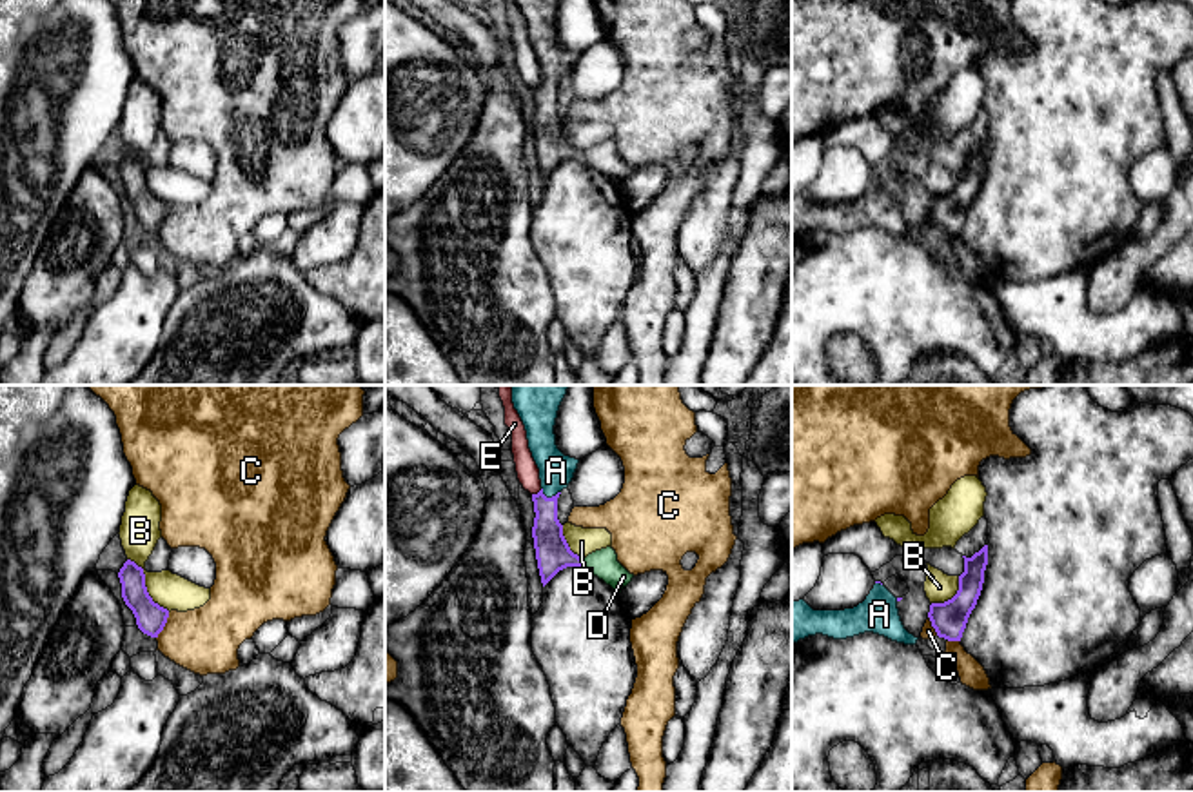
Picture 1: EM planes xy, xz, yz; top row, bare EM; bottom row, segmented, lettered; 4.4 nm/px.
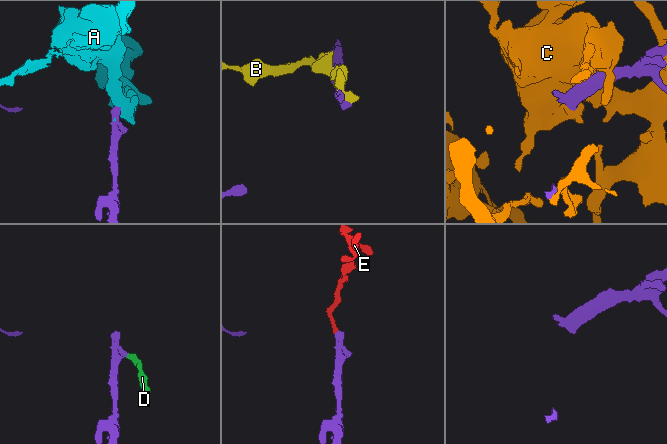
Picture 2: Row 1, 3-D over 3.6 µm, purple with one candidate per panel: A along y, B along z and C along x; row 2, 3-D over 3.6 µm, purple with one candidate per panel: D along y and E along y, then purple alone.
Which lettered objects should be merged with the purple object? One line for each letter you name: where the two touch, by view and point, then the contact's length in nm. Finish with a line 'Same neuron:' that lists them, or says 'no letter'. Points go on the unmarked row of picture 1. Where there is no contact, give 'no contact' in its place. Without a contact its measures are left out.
A: xz (549, 91) | 90 nm
D: xz (581, 155) | 40 nm
Same neuron: A, D

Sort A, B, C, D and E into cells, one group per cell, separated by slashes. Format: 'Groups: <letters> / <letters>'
Groups: A D / B / C / E

